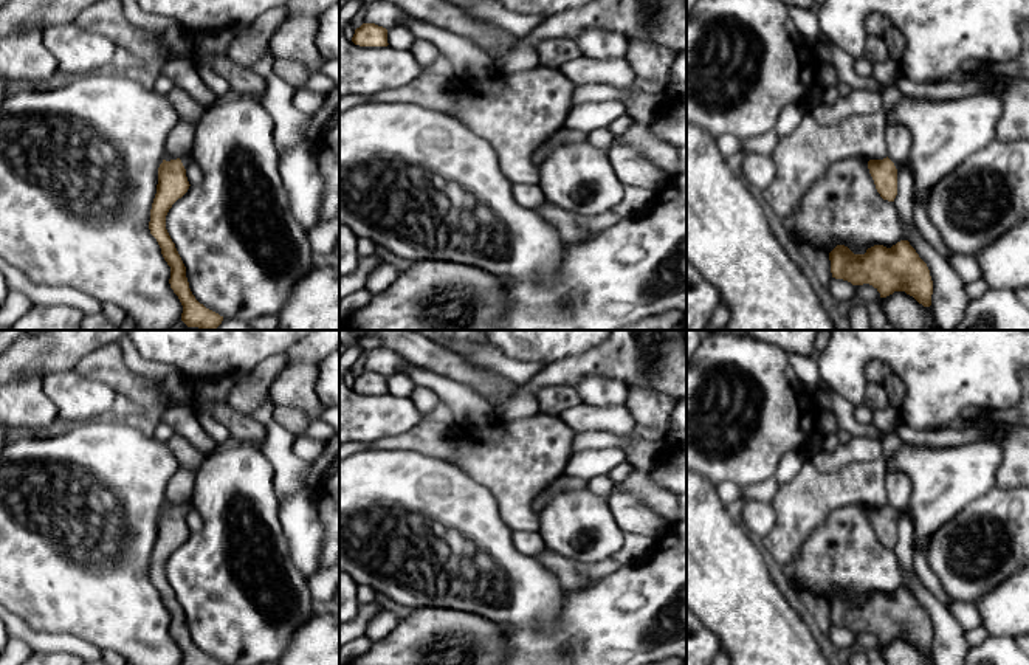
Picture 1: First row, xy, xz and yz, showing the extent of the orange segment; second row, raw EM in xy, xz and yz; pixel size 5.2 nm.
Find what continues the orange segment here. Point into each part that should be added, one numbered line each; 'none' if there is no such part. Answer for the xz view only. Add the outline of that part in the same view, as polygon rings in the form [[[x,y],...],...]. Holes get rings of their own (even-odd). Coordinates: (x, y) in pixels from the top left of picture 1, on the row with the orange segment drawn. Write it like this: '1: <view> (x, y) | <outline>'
none

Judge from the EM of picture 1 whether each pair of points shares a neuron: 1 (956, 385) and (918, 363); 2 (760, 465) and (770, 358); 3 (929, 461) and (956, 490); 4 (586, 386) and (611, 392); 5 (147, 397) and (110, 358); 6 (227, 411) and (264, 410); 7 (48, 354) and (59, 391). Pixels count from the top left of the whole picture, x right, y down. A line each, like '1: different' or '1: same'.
1: same
2: same
3: same
4: same
5: same
6: different
7: different

